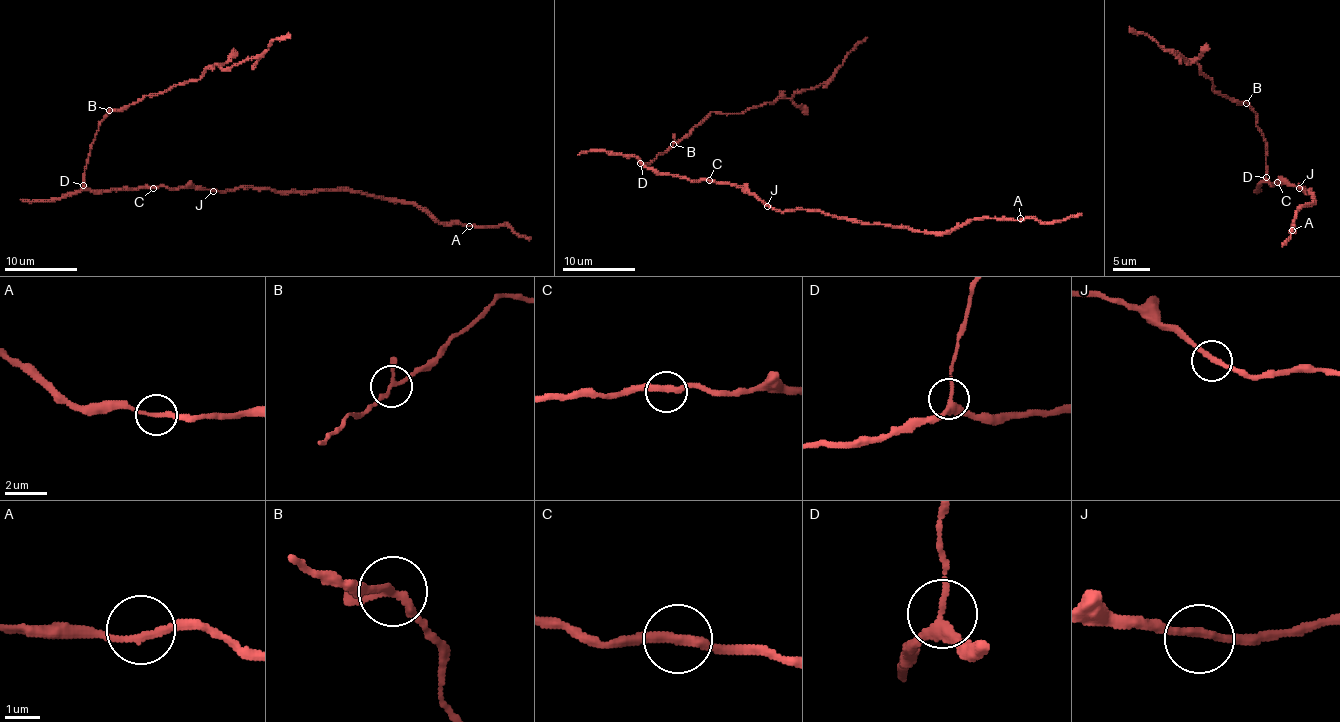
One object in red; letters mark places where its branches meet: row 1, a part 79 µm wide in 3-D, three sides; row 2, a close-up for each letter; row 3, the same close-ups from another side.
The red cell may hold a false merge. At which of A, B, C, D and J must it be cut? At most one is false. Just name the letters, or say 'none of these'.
none of these

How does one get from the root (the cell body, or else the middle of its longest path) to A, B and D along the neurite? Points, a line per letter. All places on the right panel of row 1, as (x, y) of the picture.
A: (1279, 181), (1279, 183), (1301, 188), (1300, 185), (1313, 198), (1296, 213), (1292, 230)
B: (1279, 181), (1271, 183), (1266, 177), (1265, 139), (1256, 124), (1255, 112), (1246, 103)
D: (1279, 181), (1271, 183), (1266, 177)

